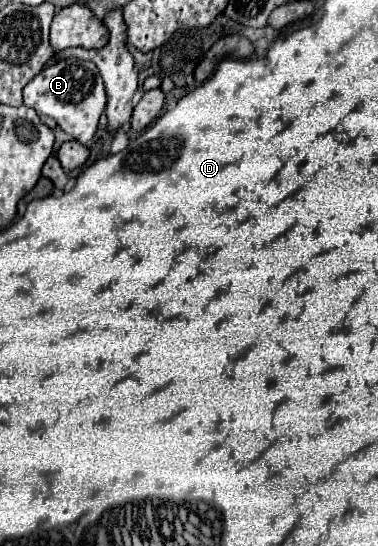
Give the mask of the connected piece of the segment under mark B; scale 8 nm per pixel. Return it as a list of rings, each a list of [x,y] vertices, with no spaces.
[[[80,58],[60,60],[54,64],[48,64],[40,74],[36,74],[28,82],[28,86],[24,88],[24,104],[28,108],[34,108],[40,116],[44,114],[44,116],[54,118],[66,134],[86,144],[92,140],[100,114],[106,106],[104,82],[94,62],[80,60]]]

